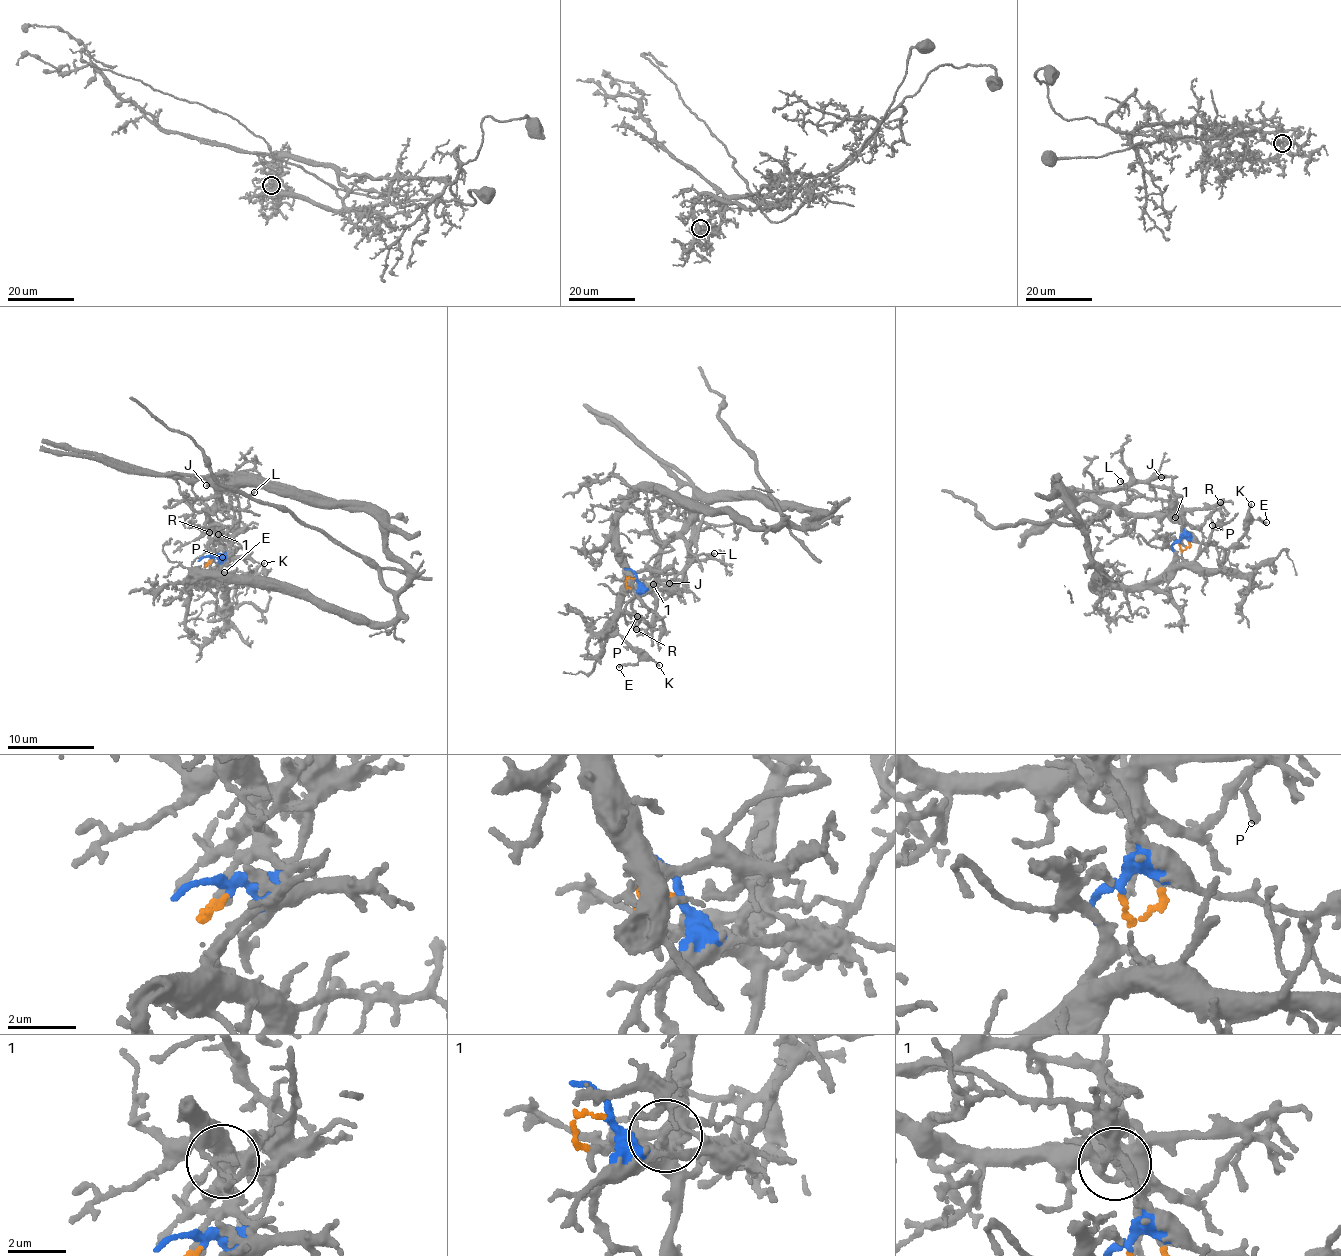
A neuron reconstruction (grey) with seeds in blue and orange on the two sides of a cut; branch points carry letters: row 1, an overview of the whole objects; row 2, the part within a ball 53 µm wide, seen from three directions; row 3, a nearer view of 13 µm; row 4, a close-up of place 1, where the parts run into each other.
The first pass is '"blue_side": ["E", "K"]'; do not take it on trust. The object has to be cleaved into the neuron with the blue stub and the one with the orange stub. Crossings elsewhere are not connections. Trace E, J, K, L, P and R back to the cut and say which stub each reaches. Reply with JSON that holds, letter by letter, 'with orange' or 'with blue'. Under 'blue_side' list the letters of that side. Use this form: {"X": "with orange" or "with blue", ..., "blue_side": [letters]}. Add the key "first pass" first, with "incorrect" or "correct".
{"first pass": "correct", "E": "with blue", "J": "with orange", "K": "with blue", "L": "with orange", "P": "with orange", "R": "with orange", "blue_side": ["E", "K"]}

